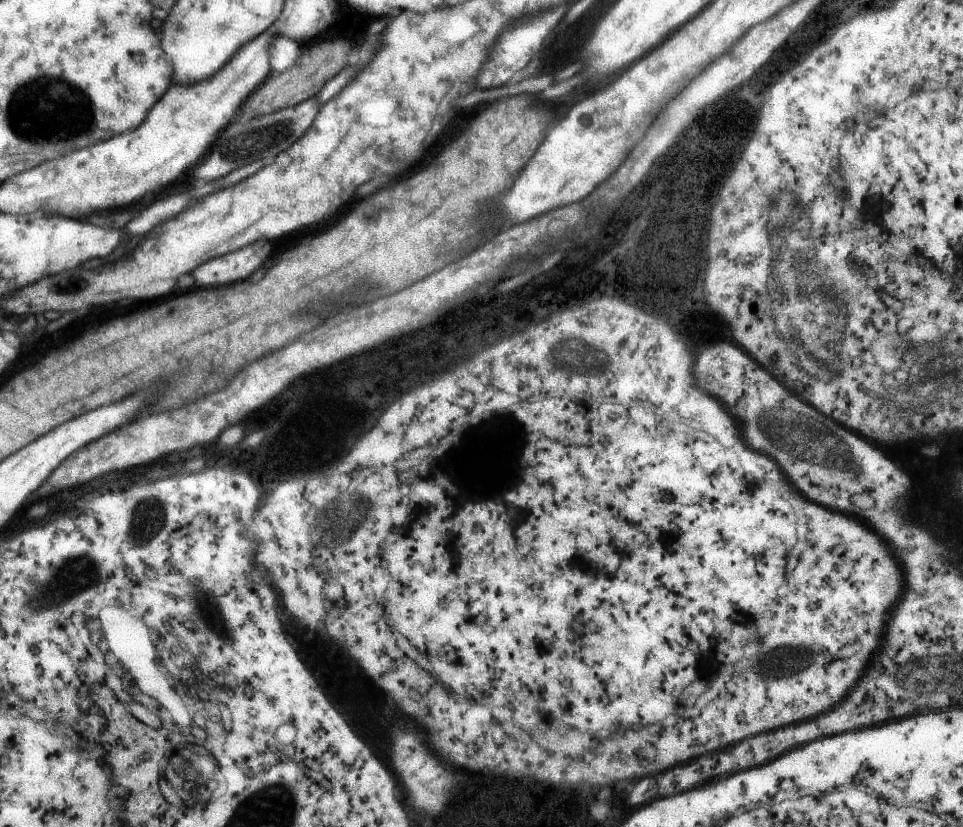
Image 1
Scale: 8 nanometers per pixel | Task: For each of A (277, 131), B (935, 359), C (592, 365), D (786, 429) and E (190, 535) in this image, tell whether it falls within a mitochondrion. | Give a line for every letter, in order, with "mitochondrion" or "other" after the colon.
A: mitochondrion
B: mitochondrion
C: mitochondrion
D: mitochondrion
E: other

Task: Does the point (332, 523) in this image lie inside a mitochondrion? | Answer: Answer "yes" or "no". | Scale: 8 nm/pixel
yes

